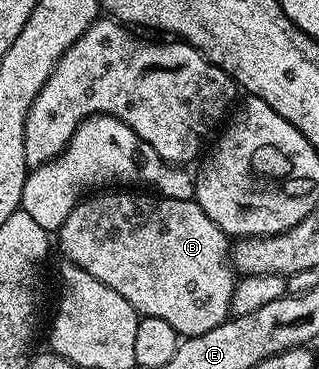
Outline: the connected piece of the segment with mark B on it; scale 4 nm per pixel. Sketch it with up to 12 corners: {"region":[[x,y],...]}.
{"region":[[93,193],[55,239],[181,337],[231,315],[230,236],[193,199]]}

